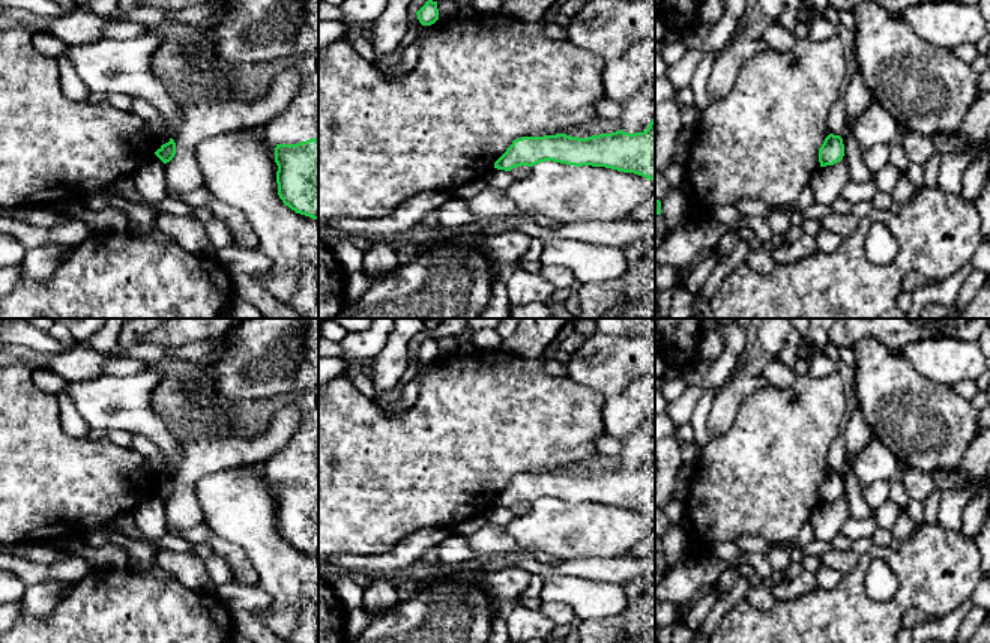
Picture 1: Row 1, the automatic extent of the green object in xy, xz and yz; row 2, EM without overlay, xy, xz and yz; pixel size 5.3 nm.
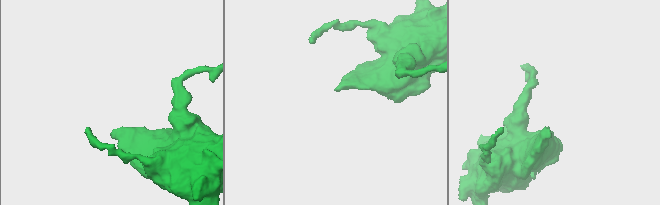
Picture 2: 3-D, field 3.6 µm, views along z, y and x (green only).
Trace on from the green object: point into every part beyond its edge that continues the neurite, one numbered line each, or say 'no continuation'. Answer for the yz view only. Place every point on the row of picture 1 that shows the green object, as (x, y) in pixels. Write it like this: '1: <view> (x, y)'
no continuation

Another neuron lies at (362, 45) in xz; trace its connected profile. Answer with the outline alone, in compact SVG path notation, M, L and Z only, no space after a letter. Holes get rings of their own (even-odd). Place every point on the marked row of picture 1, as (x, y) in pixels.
M352 38L350 45L370 63L376 63L377 56L368 38Z

